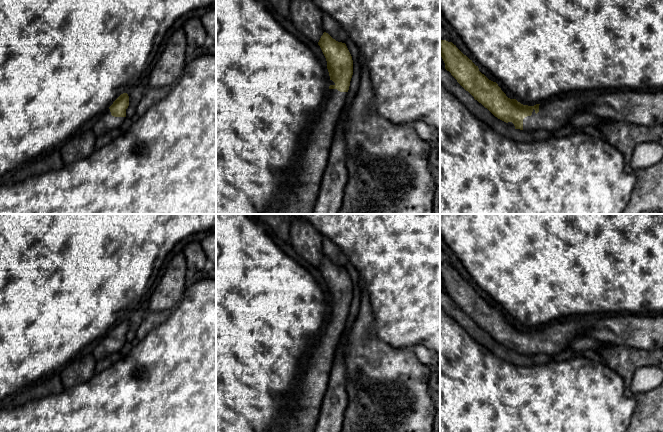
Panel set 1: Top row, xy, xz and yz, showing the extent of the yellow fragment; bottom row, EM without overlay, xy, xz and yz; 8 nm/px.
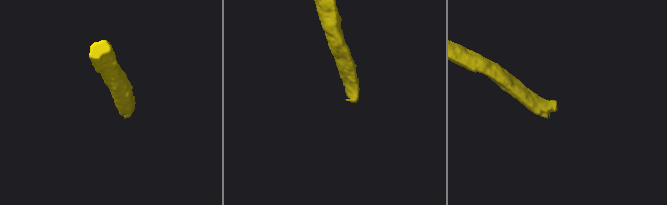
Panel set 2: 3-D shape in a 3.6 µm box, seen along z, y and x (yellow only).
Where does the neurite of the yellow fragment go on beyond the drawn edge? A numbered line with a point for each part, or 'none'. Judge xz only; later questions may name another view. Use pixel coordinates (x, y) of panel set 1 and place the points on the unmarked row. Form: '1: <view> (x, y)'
1: xz (311, 386)

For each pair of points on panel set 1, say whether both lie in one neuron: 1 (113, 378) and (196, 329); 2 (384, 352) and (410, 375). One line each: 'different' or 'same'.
1: same
2: same

